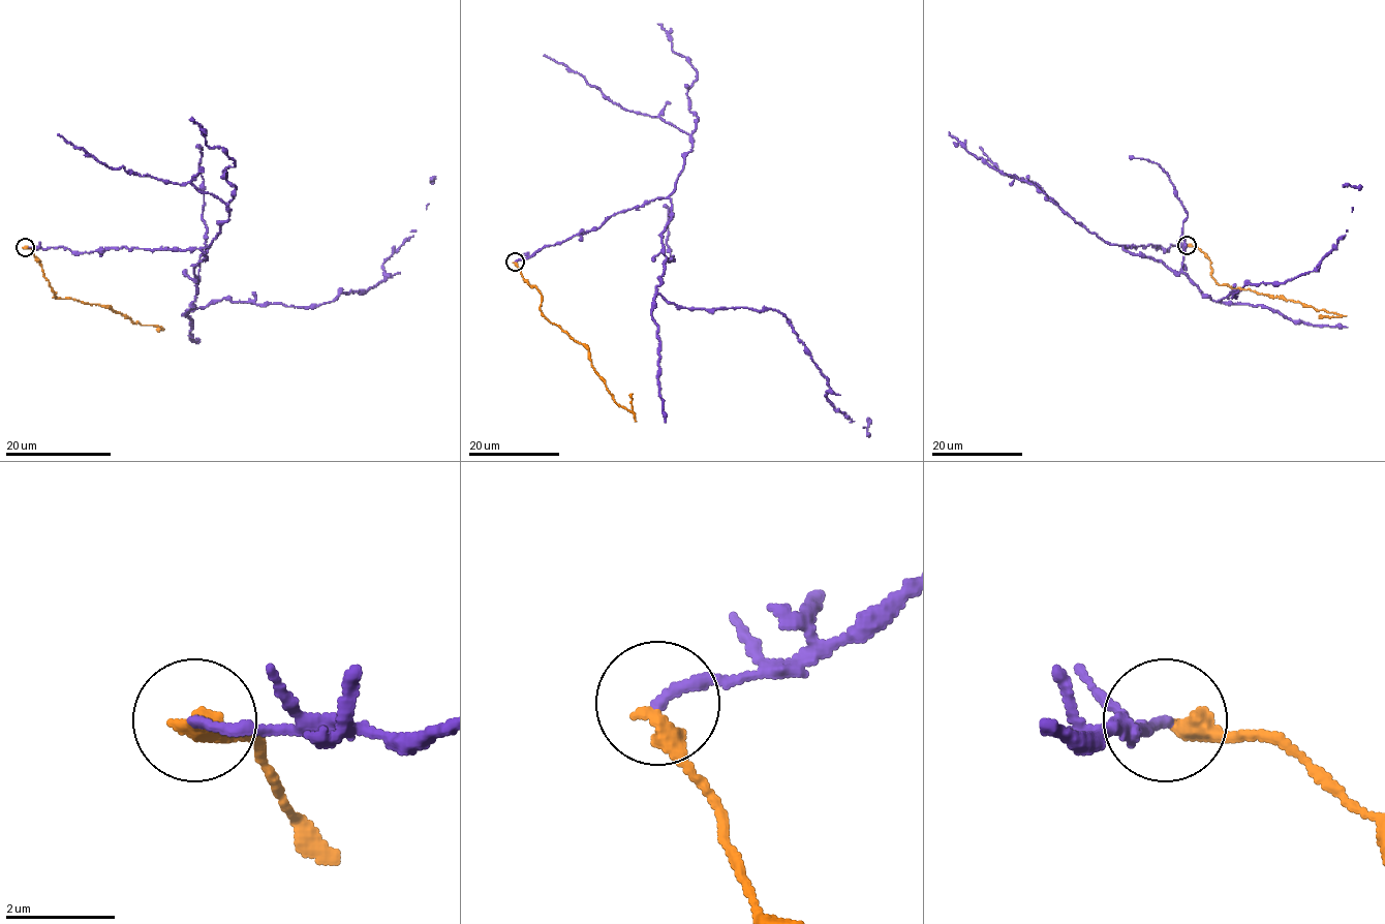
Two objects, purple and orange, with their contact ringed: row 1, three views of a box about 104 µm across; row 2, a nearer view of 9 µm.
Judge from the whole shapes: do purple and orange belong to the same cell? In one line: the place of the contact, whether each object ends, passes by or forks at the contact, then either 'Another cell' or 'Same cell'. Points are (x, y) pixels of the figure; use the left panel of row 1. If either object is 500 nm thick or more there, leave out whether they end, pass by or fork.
Place: (25, 247). At the ring purple ends. At the ring orange ends. Another cell

